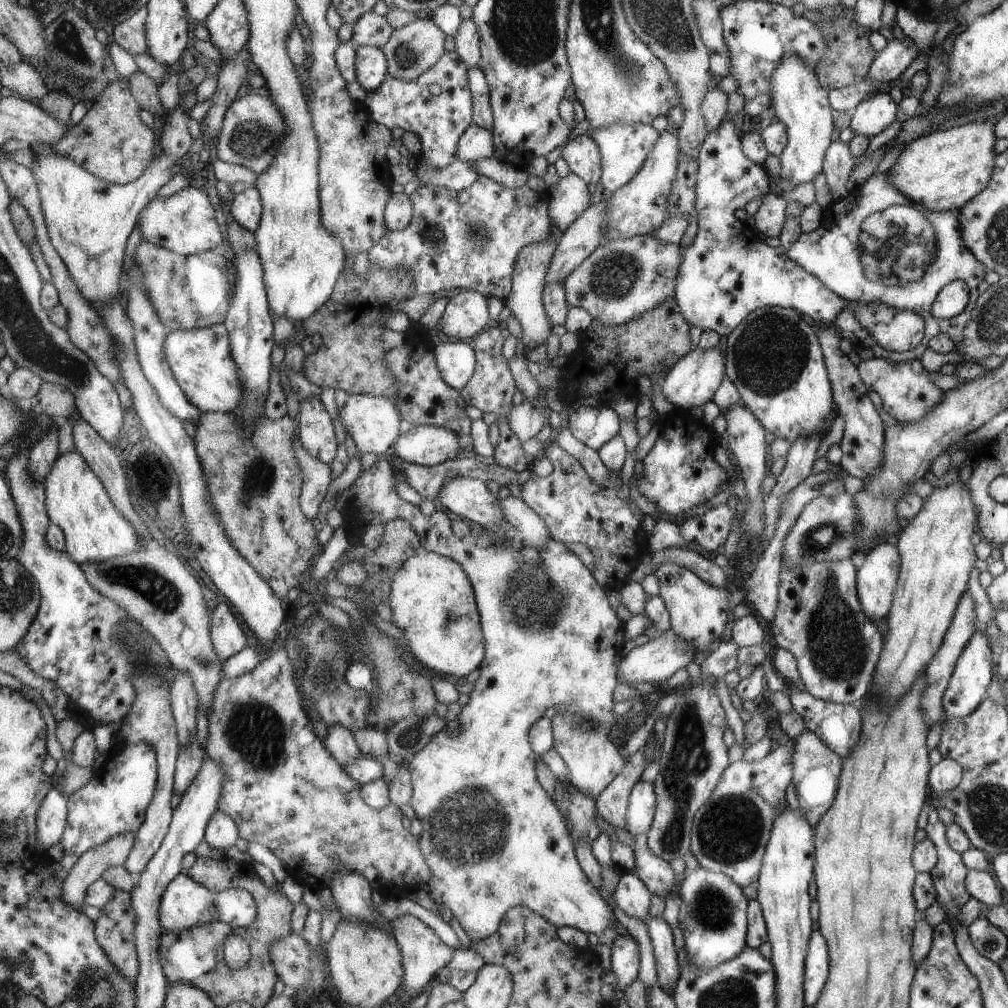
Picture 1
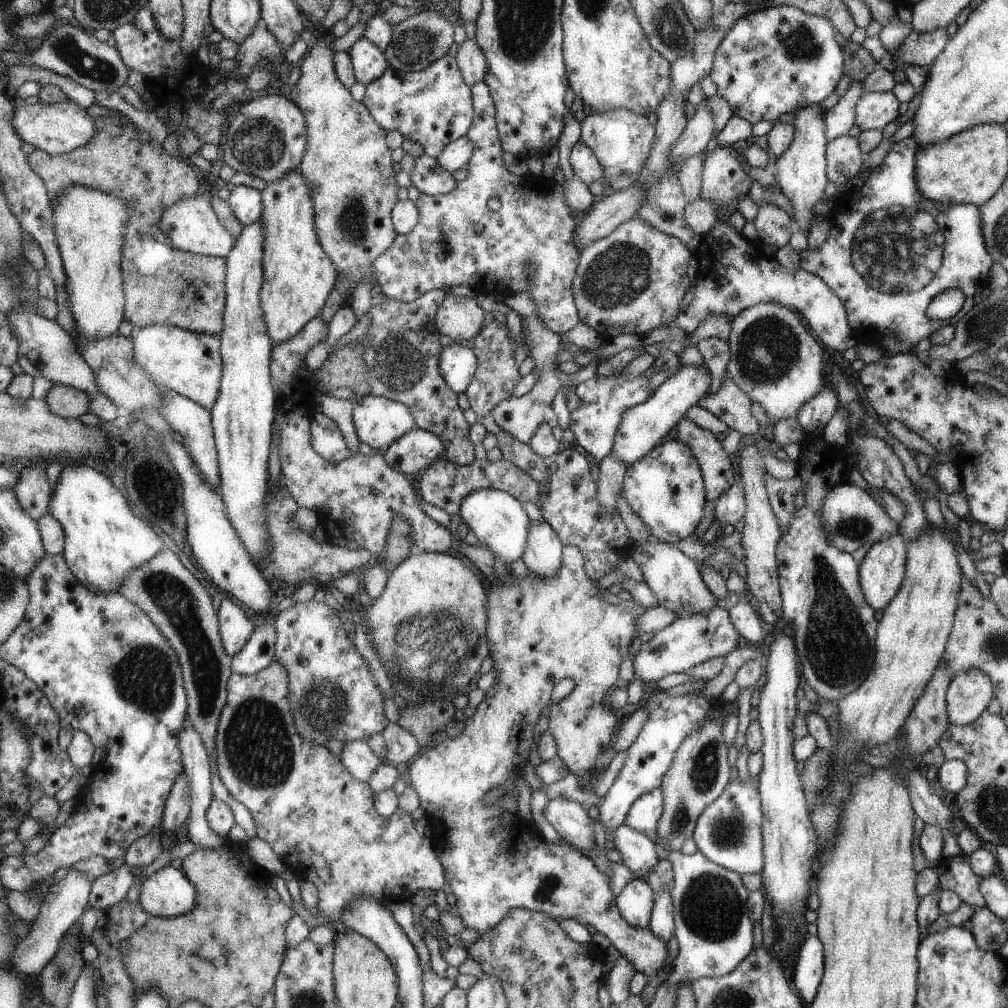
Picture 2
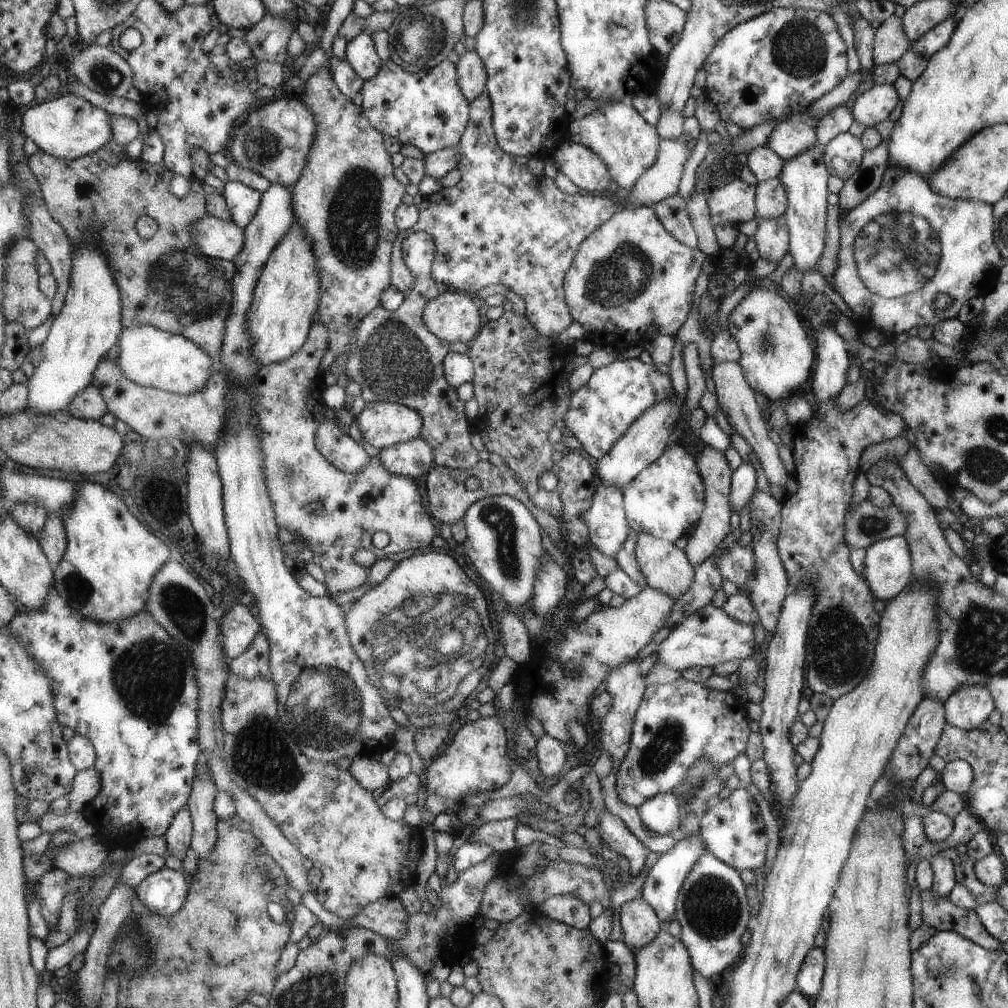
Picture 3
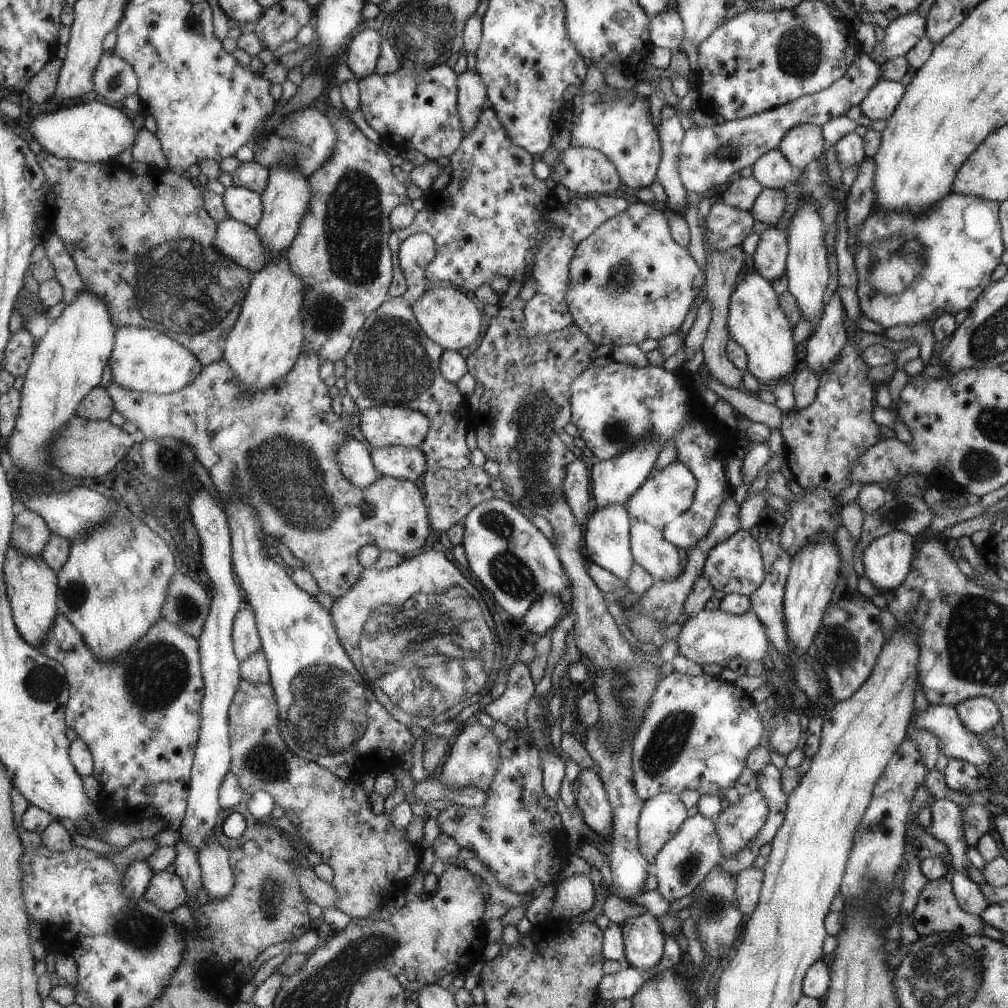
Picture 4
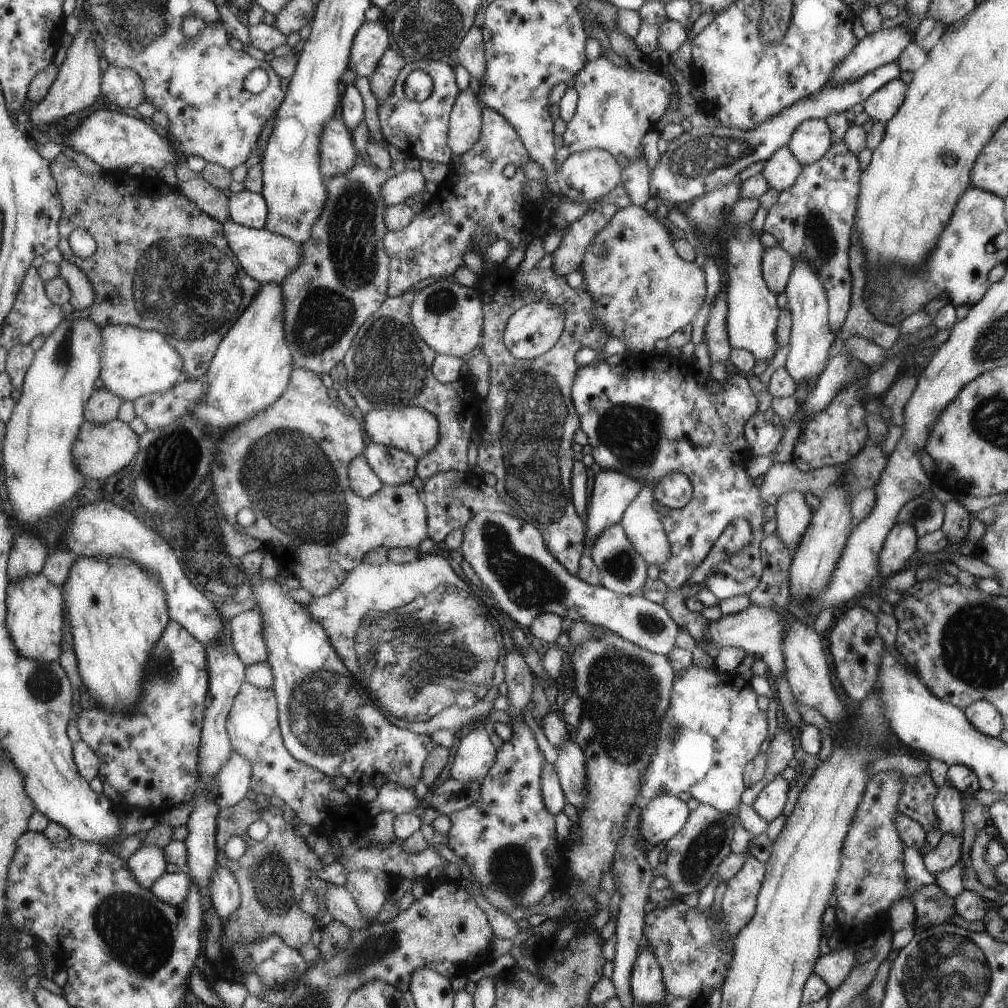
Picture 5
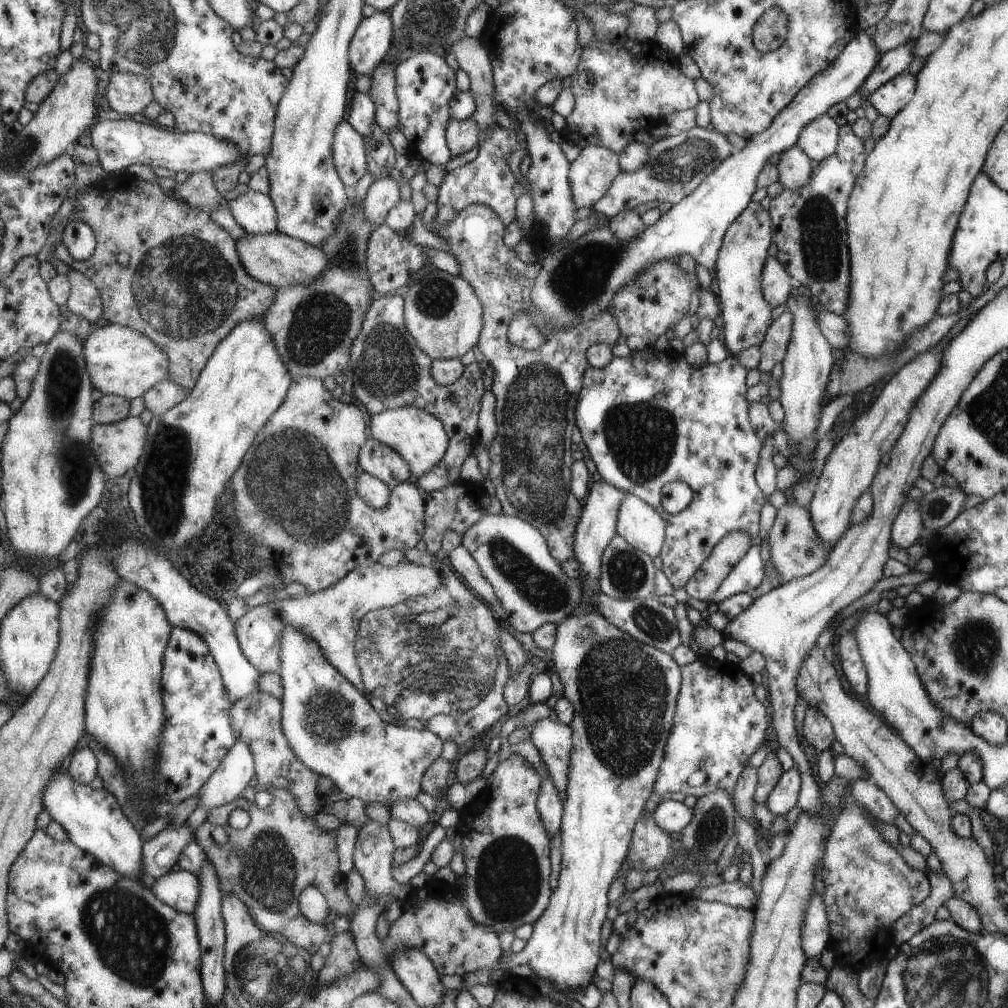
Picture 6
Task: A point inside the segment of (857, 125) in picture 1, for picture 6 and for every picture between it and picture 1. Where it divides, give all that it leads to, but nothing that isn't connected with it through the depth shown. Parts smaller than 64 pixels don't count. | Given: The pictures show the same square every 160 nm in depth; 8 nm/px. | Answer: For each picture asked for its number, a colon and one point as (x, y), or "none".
2: (872, 110)
3: (873, 106)
4: (881, 101)
5: (881, 106)
6: (891, 98)

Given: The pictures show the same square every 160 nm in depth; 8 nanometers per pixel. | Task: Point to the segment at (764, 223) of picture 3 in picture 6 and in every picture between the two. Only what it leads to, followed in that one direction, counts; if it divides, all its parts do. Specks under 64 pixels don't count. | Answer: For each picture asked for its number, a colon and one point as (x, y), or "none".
4: (769, 256)
5: (776, 264)
6: (775, 284)

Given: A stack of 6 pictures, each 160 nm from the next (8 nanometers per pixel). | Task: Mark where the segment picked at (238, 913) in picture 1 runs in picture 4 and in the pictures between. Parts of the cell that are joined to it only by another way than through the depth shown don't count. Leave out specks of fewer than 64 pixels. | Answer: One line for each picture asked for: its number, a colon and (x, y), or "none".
2: (168, 892)
3: (165, 892)
4: (166, 890)

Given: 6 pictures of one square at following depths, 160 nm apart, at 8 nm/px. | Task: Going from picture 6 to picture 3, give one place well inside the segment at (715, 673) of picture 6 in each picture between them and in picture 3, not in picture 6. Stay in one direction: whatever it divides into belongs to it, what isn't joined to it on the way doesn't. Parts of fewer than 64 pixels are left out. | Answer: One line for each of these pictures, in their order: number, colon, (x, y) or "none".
3: (676, 725)
4: (697, 733)
5: (712, 728)

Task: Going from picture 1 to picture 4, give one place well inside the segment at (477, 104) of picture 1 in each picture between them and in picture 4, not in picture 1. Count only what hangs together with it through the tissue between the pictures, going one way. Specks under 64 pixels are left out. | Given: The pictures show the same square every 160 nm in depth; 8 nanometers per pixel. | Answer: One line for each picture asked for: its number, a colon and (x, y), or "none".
2: (528, 244)
3: (501, 224)
4: (499, 219)

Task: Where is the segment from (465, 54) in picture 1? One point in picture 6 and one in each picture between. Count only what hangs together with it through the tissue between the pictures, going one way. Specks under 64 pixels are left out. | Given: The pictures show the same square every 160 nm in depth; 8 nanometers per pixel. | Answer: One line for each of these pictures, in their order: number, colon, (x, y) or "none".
2: (474, 64)
3: (472, 73)
4: (472, 91)
5: (467, 123)
6: (462, 135)

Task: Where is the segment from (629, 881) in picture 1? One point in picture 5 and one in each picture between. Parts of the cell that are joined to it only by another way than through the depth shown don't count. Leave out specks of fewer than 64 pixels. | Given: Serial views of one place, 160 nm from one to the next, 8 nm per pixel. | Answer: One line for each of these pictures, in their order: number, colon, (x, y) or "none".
2: (634, 901)
3: (637, 924)
4: (642, 935)
5: (646, 986)

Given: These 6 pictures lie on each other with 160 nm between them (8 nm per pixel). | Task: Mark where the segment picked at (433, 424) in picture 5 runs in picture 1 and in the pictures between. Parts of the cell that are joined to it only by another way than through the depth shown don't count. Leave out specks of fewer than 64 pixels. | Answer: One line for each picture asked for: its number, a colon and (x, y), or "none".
1: (375, 423)
2: (380, 421)
3: (382, 424)
4: (382, 426)

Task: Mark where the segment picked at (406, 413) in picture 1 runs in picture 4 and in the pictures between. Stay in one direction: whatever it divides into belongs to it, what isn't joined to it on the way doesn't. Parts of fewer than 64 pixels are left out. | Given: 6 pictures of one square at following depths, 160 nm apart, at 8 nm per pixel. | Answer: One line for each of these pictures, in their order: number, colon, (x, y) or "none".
2: (403, 361)
3: (396, 358)
4: (393, 361)

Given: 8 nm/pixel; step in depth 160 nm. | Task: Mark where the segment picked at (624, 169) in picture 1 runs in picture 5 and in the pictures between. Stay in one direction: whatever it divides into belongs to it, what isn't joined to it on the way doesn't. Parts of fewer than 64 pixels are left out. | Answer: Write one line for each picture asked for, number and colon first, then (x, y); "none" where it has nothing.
2: (621, 140)
3: (628, 145)
4: (620, 129)
5: (615, 105)

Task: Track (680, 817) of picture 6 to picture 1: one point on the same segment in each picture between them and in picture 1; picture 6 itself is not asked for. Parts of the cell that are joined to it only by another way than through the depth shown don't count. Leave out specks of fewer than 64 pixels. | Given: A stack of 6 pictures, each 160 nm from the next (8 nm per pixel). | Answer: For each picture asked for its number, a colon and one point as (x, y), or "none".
1: (641, 801)
2: (642, 814)
3: (660, 814)
4: (660, 816)
5: (664, 815)

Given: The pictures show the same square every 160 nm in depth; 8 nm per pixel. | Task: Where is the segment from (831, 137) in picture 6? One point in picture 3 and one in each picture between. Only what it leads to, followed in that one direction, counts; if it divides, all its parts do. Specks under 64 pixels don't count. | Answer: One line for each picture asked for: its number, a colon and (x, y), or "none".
3: (789, 138)
4: (803, 143)
5: (809, 142)

